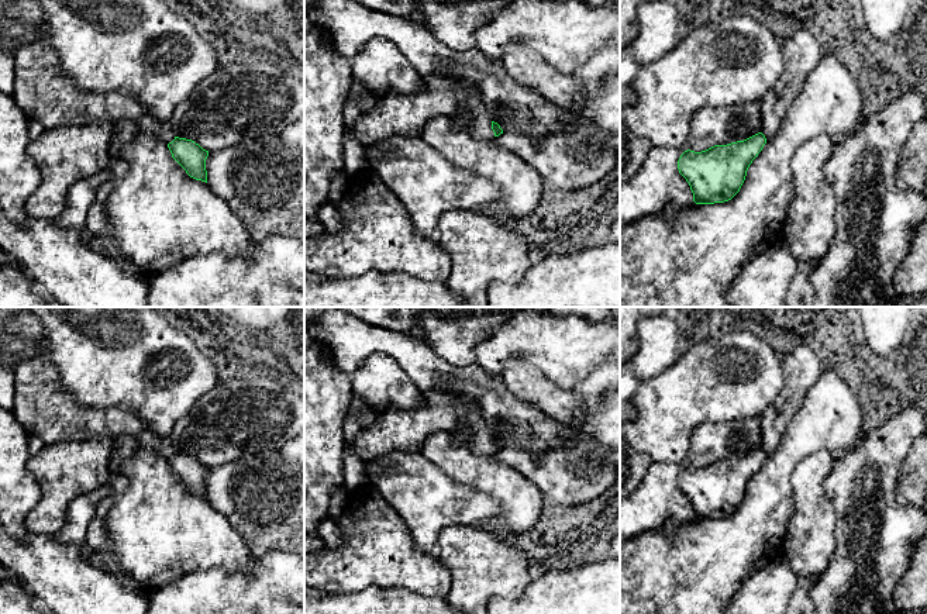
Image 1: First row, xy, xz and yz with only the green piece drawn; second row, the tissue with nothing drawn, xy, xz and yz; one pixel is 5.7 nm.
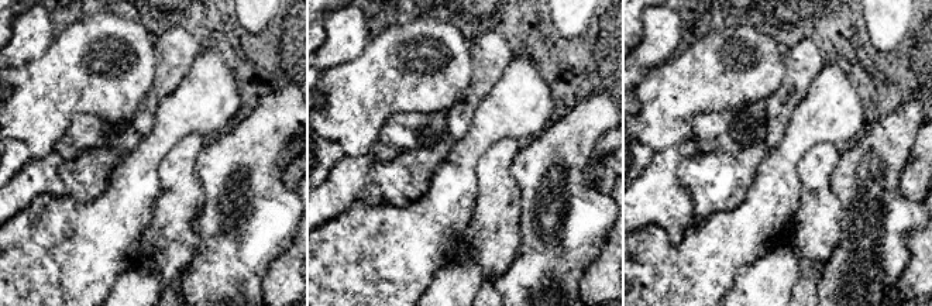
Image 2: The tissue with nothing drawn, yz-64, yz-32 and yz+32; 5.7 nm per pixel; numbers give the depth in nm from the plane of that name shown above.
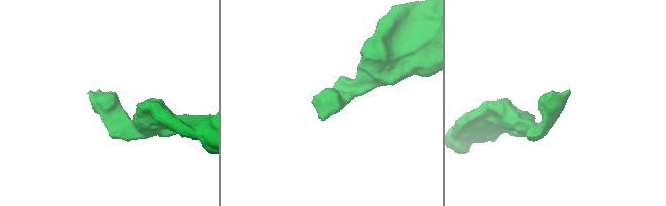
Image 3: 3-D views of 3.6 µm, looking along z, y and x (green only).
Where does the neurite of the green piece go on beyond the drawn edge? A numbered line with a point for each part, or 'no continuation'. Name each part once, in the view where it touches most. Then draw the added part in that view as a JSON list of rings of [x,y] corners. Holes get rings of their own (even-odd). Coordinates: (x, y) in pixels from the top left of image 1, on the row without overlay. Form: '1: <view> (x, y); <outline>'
1: xz (395, 430); [[[440,390],[423,394],[425,403],[418,408],[373,410],[376,422],[359,430],[351,451],[363,462],[393,451],[417,453],[428,435],[437,431],[462,431],[475,453],[494,453],[492,435],[476,401]]]

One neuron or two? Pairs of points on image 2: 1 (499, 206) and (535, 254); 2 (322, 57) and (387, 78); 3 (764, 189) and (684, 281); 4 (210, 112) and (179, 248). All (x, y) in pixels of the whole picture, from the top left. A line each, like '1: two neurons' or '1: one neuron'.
1: two neurons
2: two neurons
3: one neuron
4: two neurons

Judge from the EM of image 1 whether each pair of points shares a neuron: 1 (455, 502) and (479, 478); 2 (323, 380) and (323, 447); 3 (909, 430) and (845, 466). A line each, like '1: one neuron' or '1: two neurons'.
1: two neurons
2: one neuron
3: one neuron

